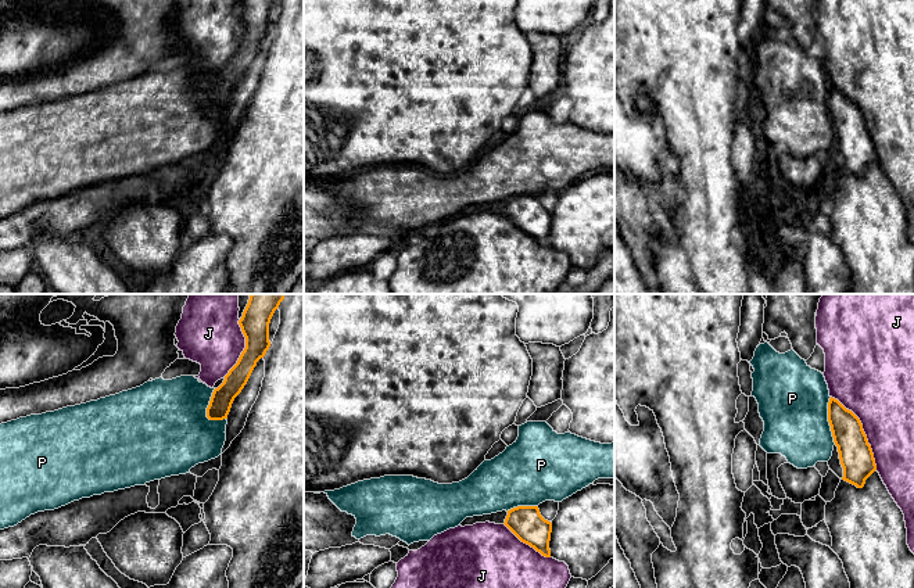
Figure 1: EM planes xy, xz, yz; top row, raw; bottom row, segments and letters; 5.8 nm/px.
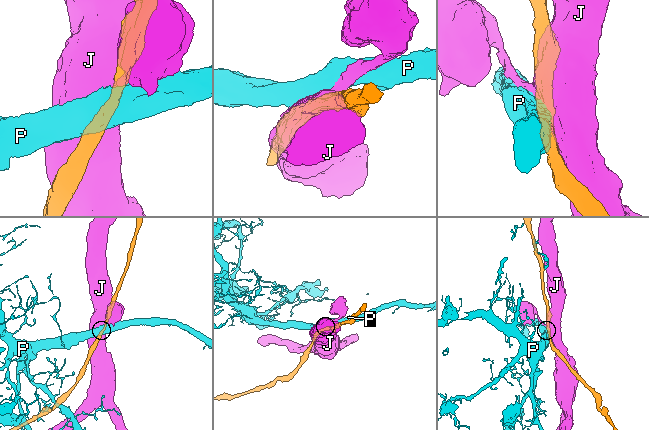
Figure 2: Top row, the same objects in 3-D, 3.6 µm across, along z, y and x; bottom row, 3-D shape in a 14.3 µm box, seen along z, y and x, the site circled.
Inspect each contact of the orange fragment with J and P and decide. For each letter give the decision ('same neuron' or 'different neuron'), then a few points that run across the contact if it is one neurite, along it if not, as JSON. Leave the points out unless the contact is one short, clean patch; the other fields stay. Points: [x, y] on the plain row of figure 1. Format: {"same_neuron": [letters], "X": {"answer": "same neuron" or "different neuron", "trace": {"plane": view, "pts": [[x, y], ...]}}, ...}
{"same_neuron": [], "J": {"answer": "different neuron"}, "P": {"answer": "different neuron"}}

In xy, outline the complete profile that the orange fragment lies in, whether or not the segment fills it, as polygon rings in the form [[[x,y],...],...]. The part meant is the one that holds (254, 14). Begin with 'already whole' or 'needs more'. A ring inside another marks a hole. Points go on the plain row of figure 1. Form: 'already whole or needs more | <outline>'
already whole | [[[244,0],[239,14],[245,26],[245,37],[237,53],[225,65],[223,72],[214,79],[207,107],[209,110],[227,108],[234,87],[247,74],[257,51],[270,36],[269,12],[275,0]]]

